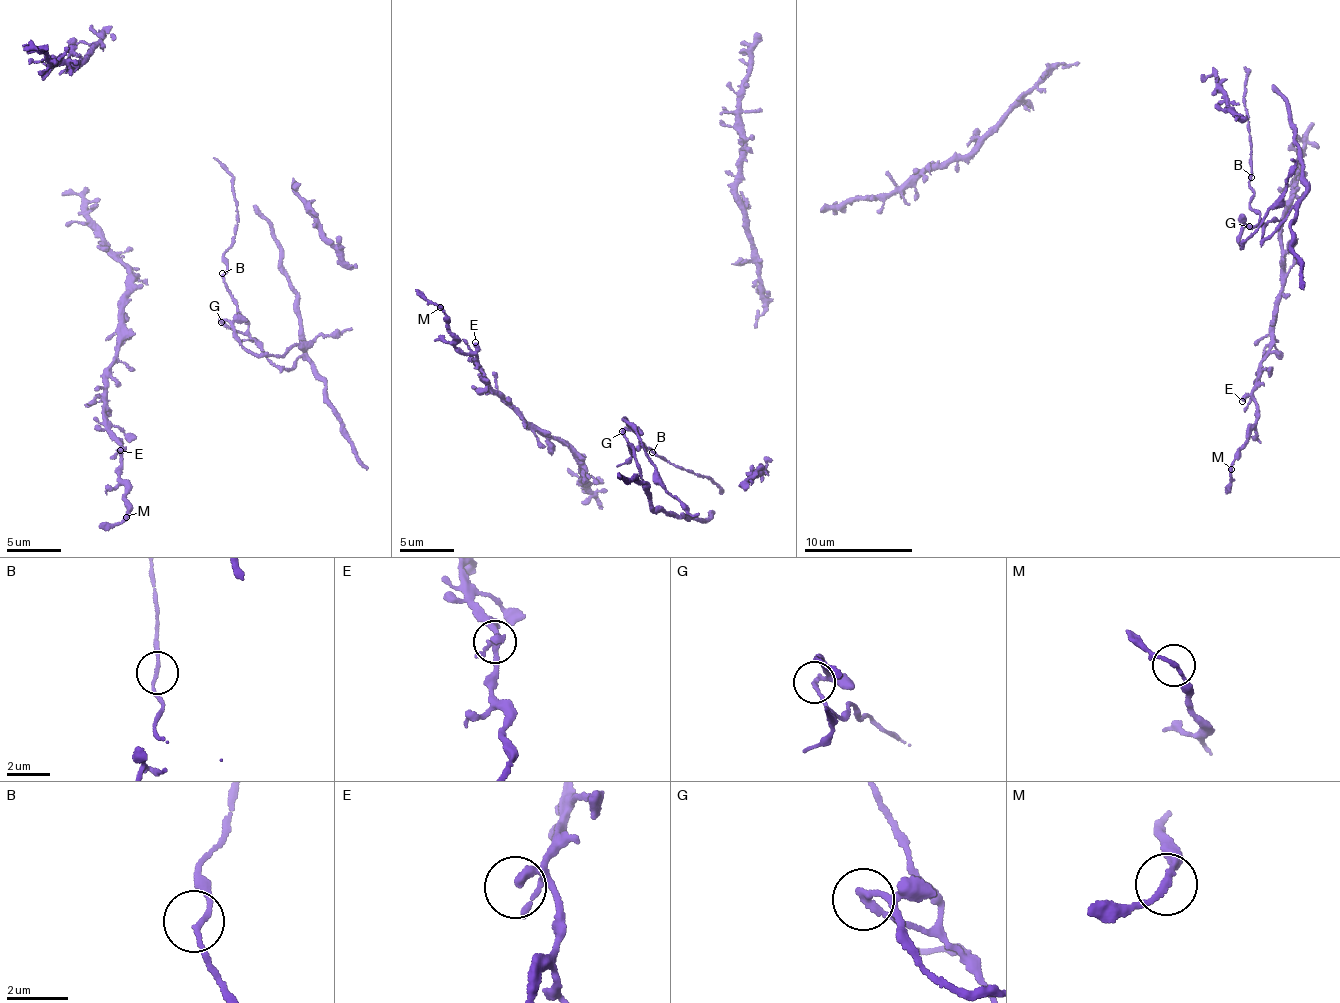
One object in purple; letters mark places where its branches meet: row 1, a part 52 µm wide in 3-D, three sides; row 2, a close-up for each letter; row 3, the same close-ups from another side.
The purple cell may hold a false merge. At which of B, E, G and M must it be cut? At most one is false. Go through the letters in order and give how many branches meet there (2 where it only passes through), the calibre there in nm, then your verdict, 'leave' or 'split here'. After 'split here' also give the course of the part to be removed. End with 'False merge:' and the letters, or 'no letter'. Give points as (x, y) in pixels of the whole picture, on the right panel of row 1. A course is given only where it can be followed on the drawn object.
B: 2 branches meet; 140 nm thick; leave
E: 2 branches meet; 240 nm thick; leave
G: 2 branches meet; 190 nm thick; split here; foreign part runs (1249, 226), (1241, 229), (1240, 243), (1254, 235), (1269, 208), (1278, 206), (1285, 192), (1295, 161), (1293, 160)
M: 2 branches meet; 180 nm thick; leave
False merge: G

